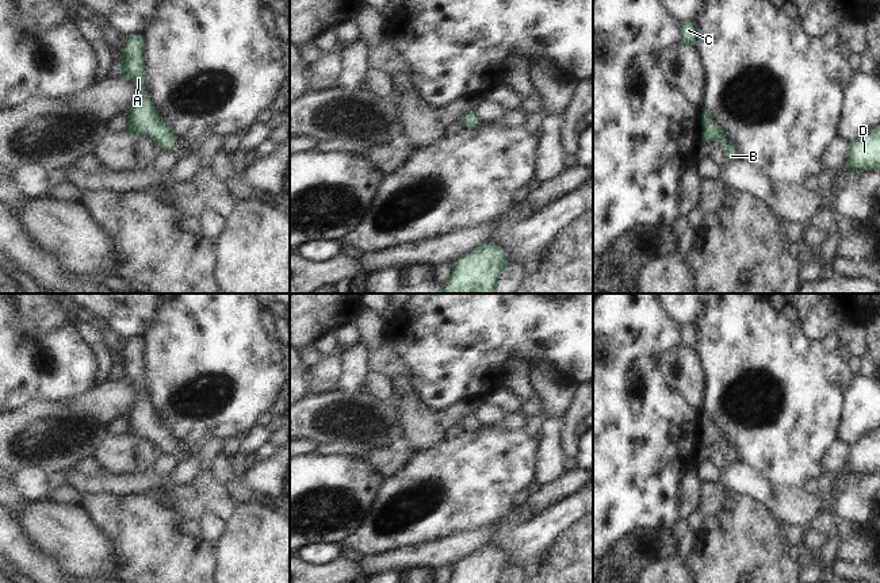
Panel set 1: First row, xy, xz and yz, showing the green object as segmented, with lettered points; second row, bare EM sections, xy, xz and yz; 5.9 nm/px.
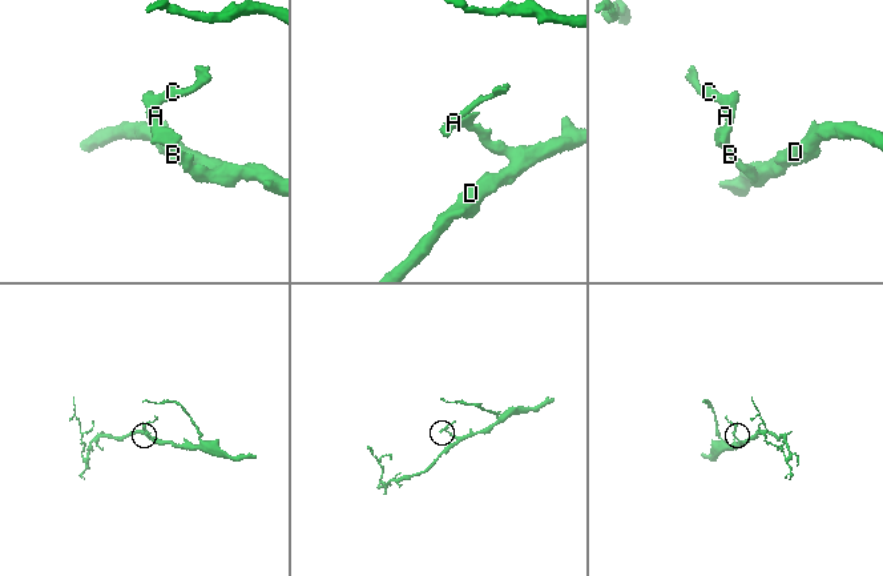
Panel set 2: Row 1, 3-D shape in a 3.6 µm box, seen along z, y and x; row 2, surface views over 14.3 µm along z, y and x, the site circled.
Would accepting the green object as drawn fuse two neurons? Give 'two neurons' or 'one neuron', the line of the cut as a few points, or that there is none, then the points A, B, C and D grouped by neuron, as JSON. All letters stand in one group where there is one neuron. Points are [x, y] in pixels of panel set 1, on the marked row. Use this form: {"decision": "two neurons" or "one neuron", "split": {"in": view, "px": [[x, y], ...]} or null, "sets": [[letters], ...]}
{"decision": "one neuron", "split": null, "sets": [["A", "B", "C", "D"]]}

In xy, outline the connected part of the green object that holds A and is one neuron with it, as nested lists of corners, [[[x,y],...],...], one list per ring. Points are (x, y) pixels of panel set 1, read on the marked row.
[[[142,35],[126,37],[123,41],[122,57],[116,69],[116,73],[125,74],[139,89],[127,111],[127,133],[130,135],[144,135],[154,141],[161,150],[168,150],[173,147],[177,137],[158,115],[150,96],[142,91],[146,85],[144,49],[145,43]]]

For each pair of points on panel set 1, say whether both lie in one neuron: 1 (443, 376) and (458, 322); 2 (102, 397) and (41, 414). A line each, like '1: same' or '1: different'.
1: same
2: same

